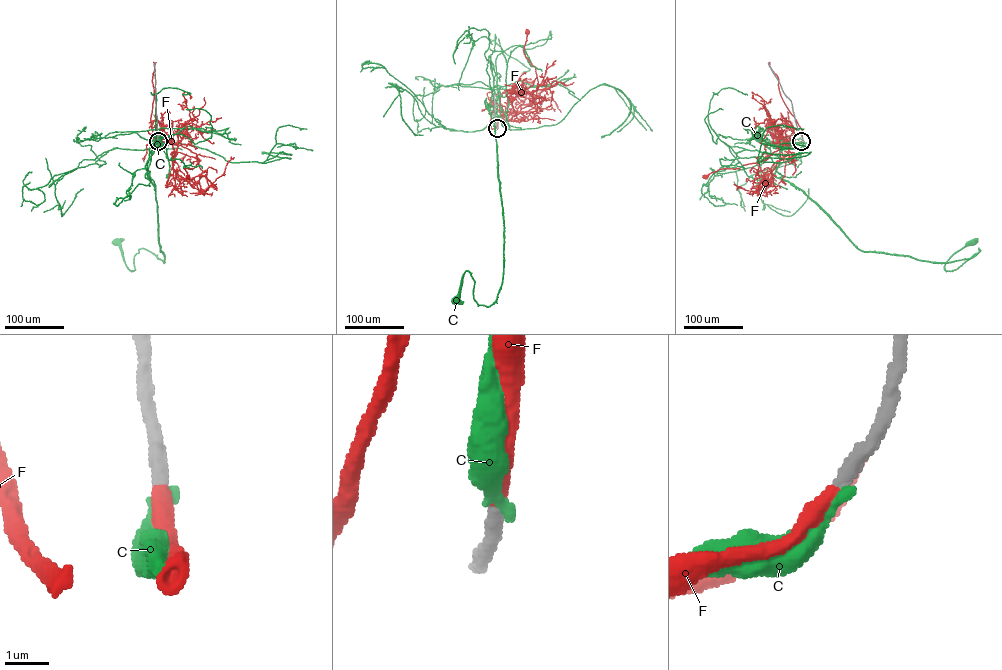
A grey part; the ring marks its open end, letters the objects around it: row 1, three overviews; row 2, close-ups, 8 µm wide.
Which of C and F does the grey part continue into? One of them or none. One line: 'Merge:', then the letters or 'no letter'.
Merge: F

